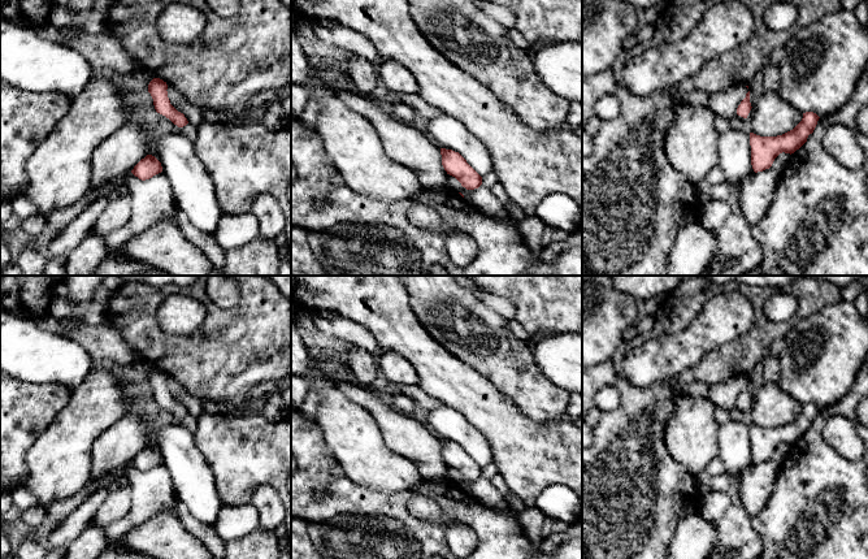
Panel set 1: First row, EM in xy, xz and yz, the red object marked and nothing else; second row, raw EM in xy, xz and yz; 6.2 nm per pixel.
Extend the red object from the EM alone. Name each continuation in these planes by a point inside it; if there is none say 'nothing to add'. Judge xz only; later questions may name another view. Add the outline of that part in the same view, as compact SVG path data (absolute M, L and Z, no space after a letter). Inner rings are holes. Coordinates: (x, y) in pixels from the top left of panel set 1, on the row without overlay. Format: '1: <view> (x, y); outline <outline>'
nothing to add

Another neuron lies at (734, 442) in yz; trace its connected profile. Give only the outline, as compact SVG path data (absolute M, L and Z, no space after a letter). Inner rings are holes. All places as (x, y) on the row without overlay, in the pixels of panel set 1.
M729 420L719 428L719 456L726 473L738 481L755 463L751 456L750 422Z

